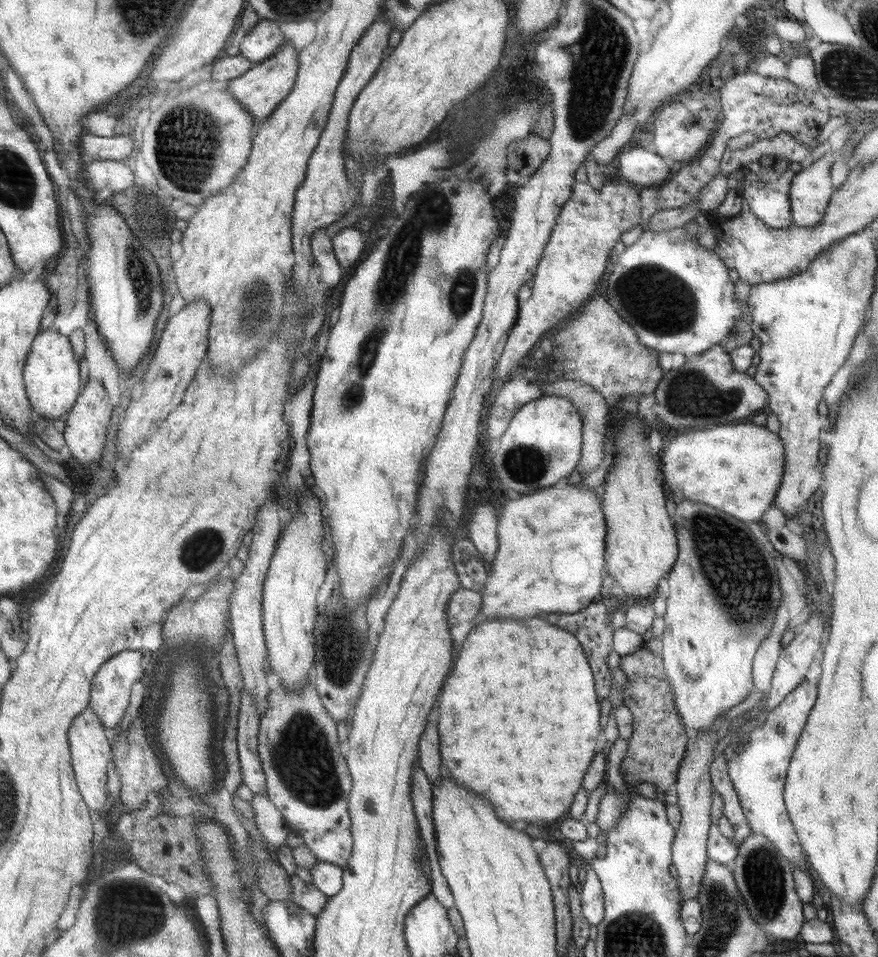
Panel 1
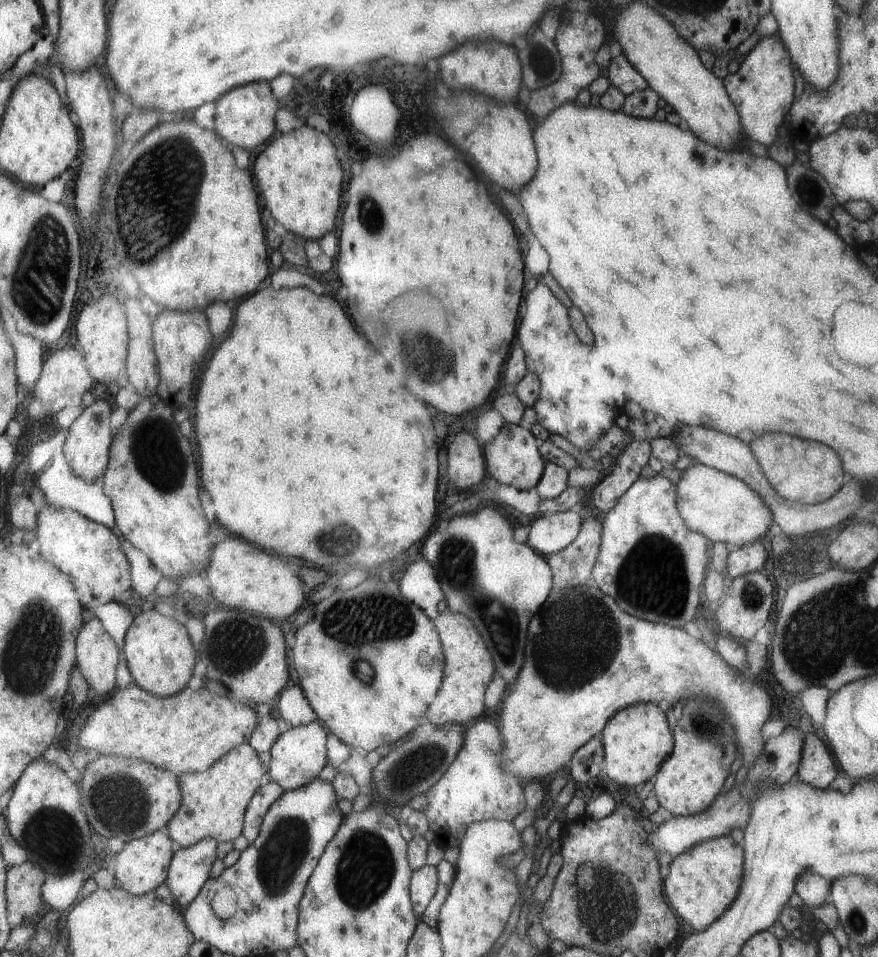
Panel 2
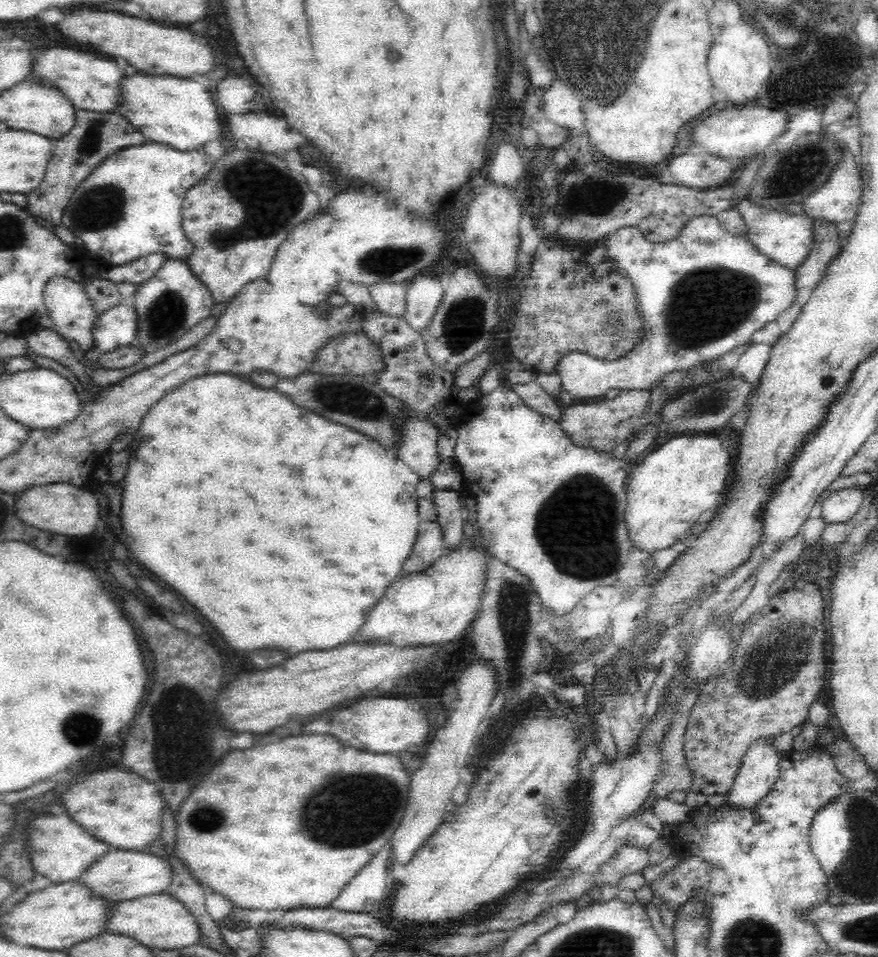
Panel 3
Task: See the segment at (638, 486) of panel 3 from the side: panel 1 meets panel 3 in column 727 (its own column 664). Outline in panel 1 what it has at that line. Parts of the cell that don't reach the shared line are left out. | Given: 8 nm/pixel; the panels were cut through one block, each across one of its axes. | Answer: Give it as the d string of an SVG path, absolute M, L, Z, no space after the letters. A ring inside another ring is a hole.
M753 422L679 434L659 452L659 476L671 498L681 492L681 500L707 504L749 524L761 524L761 514L781 486L783 466L785 450L781 438L767 430L767 426L761 428Z

